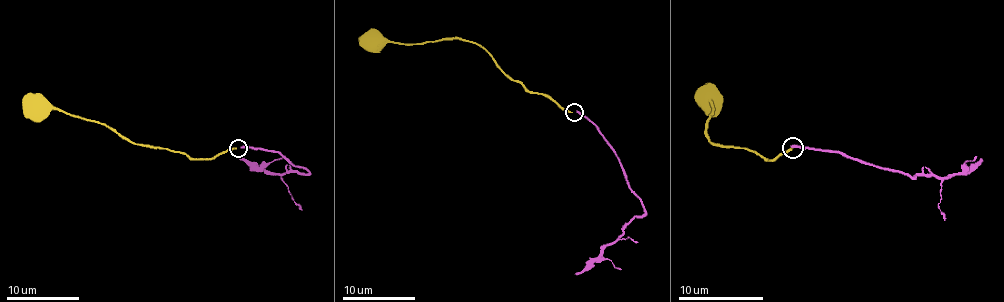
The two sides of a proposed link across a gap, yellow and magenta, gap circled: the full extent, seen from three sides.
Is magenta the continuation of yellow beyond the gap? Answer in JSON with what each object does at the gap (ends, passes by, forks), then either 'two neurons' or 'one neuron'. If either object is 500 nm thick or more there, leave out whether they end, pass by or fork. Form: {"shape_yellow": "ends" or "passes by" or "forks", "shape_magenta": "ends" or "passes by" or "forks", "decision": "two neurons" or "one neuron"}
{"shape_yellow": "ends", "shape_magenta": "ends", "decision": "two neurons"}

